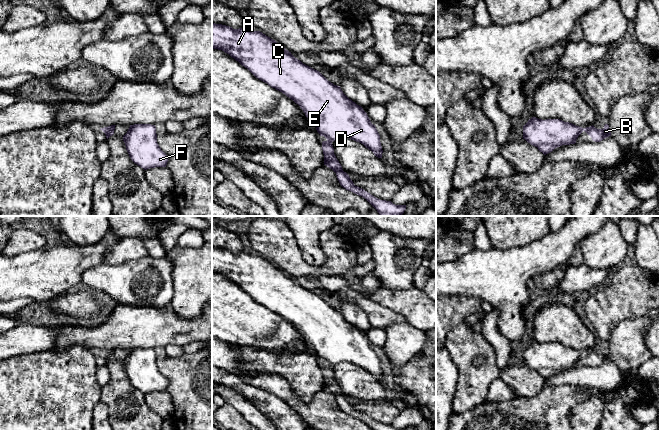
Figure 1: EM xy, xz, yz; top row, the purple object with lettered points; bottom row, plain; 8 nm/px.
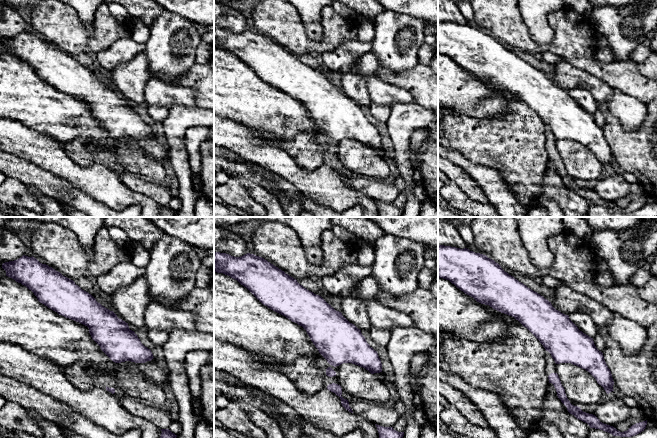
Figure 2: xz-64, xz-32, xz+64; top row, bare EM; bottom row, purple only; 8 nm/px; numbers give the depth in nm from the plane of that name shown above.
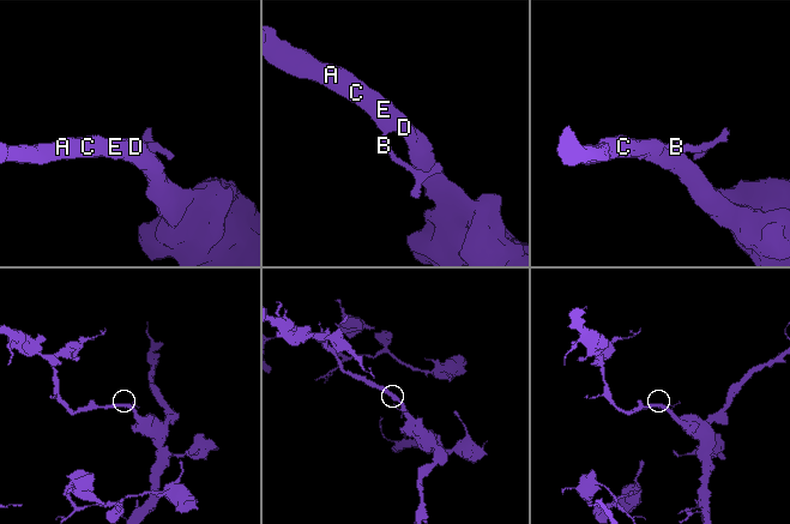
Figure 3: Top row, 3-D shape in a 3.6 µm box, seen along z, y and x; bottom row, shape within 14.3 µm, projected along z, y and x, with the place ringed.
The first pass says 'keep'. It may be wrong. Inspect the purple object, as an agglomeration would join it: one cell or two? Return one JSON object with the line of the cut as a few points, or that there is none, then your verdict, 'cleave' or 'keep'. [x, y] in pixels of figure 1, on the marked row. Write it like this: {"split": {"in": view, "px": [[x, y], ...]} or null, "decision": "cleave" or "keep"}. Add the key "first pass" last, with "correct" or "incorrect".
{"split": {"in": "xz", "px": [[327, 139], [331, 142]]}, "decision": "cleave", "first pass": "incorrect"}

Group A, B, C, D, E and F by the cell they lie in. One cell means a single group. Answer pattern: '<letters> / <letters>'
A C D E F / B

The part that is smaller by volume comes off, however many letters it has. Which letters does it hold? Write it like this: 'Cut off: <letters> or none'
Cut off: B

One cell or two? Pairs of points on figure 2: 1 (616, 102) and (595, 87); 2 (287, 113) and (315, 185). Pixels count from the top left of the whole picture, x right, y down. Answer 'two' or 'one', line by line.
1: two
2: two

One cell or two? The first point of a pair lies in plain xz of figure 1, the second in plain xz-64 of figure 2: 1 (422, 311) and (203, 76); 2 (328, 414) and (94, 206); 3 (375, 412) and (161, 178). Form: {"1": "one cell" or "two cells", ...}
{"1": "one cell", "2": "two cells", "3": "two cells"}

